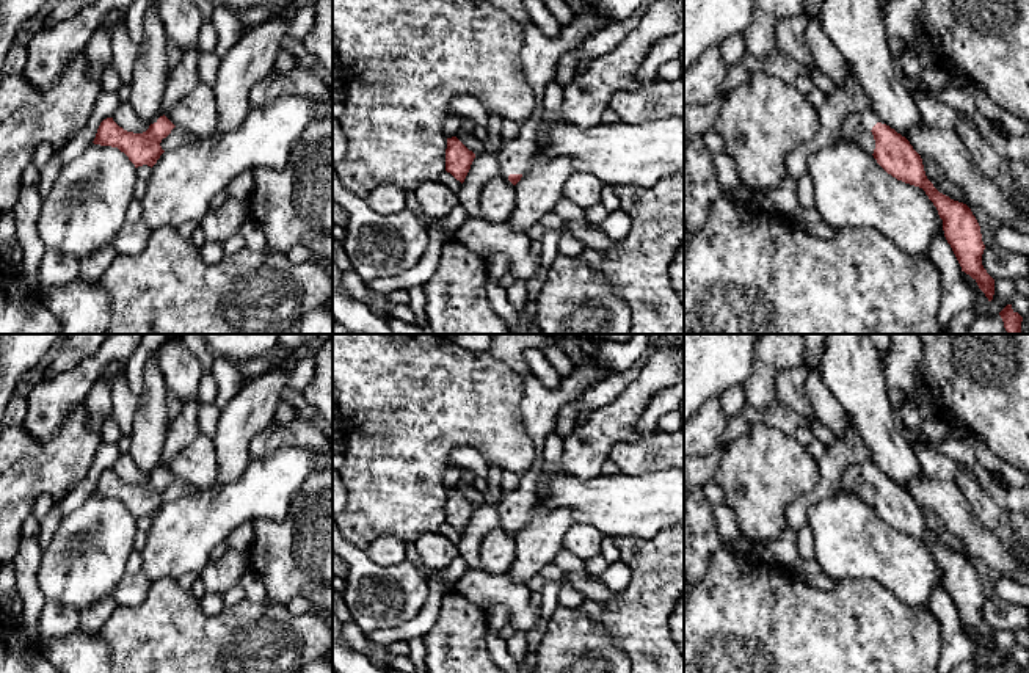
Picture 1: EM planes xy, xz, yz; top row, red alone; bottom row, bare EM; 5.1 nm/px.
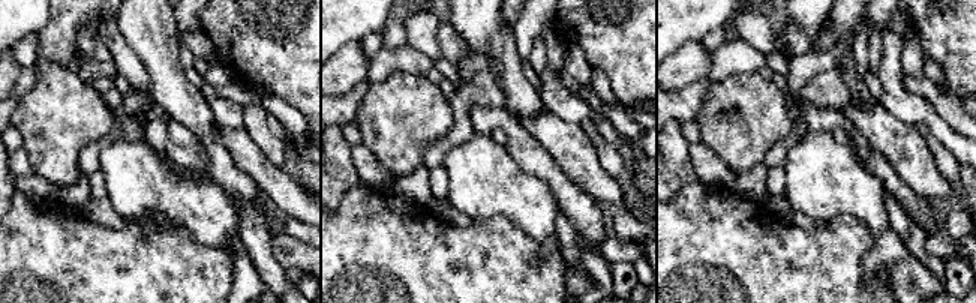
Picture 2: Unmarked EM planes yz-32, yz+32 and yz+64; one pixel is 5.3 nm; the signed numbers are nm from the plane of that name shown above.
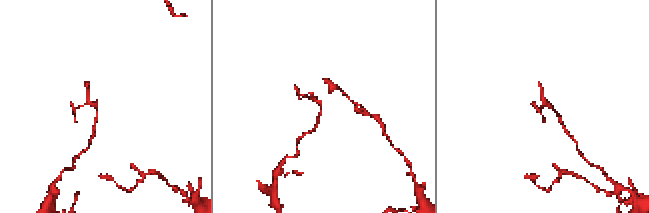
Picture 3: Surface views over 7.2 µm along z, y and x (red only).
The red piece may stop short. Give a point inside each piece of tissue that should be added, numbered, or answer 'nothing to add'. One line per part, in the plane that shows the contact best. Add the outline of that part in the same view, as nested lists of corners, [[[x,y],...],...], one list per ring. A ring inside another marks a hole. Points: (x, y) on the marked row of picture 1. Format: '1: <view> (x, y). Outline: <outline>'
1: xz (540, 55). Outline: [[[599,0],[588,5],[562,28],[558,38],[546,36],[530,20],[524,22],[525,41],[521,63],[524,74],[535,93],[535,110],[532,116],[519,124],[519,133],[511,141],[504,141],[499,151],[500,176],[525,174],[530,169],[532,157],[538,151],[540,133],[549,118],[543,105],[543,93],[547,83],[555,80],[557,63],[562,55],[580,47],[588,38],[607,28],[613,19],[607,14]]]

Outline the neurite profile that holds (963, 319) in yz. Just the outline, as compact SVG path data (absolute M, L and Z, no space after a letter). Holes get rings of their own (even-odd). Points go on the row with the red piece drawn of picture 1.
M963 271L963 279L968 282L968 286L973 289L974 295L976 295L976 300L974 303L968 307L968 309L963 309L960 311L949 329L944 333L944 334L966 334L966 329L968 326L973 323L973 320L977 317L977 315L982 315L985 312L988 312L988 307L990 307L990 301L988 298L985 296L985 293L979 289L976 279L973 279L969 275L966 275Z

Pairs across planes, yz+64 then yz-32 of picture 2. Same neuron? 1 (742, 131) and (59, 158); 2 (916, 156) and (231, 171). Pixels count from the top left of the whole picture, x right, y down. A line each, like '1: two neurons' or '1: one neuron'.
1: one neuron
2: two neurons

